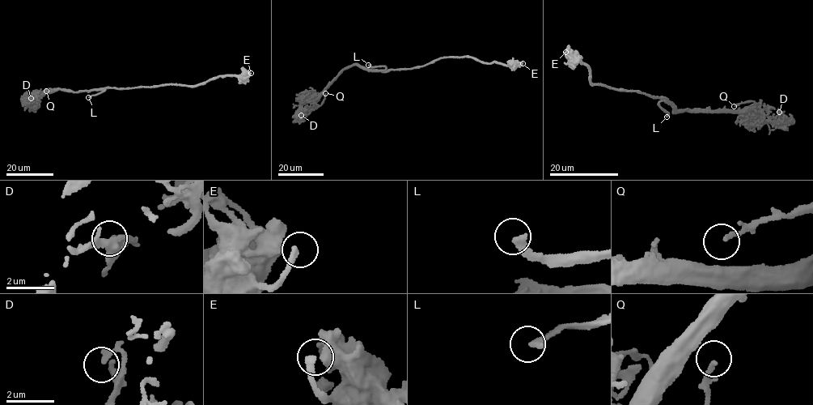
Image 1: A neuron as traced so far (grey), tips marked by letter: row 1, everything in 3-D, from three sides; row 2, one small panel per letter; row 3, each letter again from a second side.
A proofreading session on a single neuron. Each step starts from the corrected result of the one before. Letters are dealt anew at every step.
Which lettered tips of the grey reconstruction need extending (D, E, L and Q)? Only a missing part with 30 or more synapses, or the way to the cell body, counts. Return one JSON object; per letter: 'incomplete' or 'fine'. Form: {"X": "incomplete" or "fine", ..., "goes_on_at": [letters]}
{"D": "fine", "E": "fine", "L": "incomplete", "Q": "fine", "goes_on_at": ["L"]}

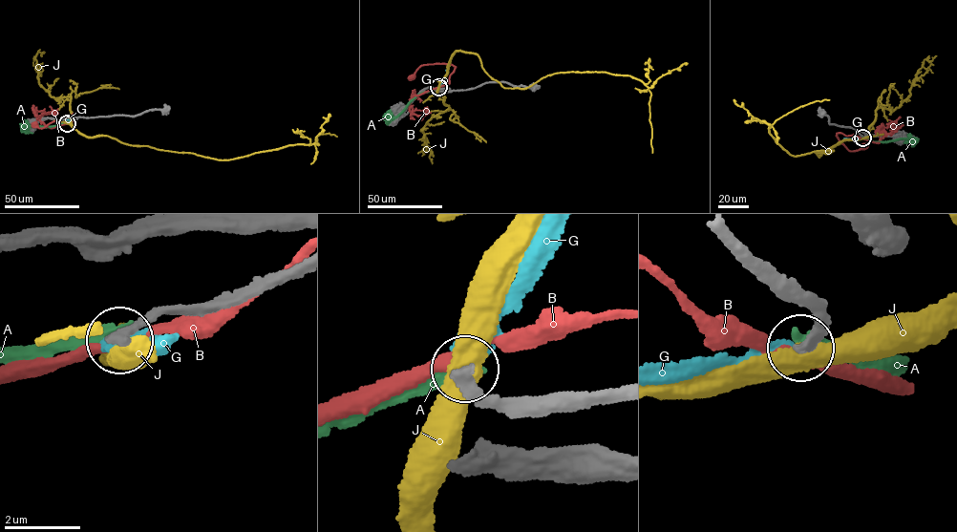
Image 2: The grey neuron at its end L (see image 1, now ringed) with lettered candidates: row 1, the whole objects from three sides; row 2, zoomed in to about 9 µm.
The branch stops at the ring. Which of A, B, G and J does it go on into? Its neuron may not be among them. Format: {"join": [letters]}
{"join": ["G"]}

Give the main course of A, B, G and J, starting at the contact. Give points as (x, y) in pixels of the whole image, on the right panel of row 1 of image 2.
A: (862, 138), (878, 142), (909, 138), (914, 143), (912, 145)
B: (861, 138), (855, 134), (838, 133), (836, 136), (850, 151), (864, 145)
G: (861, 138), (843, 138)
J: (862, 138), (815, 153), (828, 154), (833, 150), (794, 156), (768, 132), (800, 106), (829, 99)

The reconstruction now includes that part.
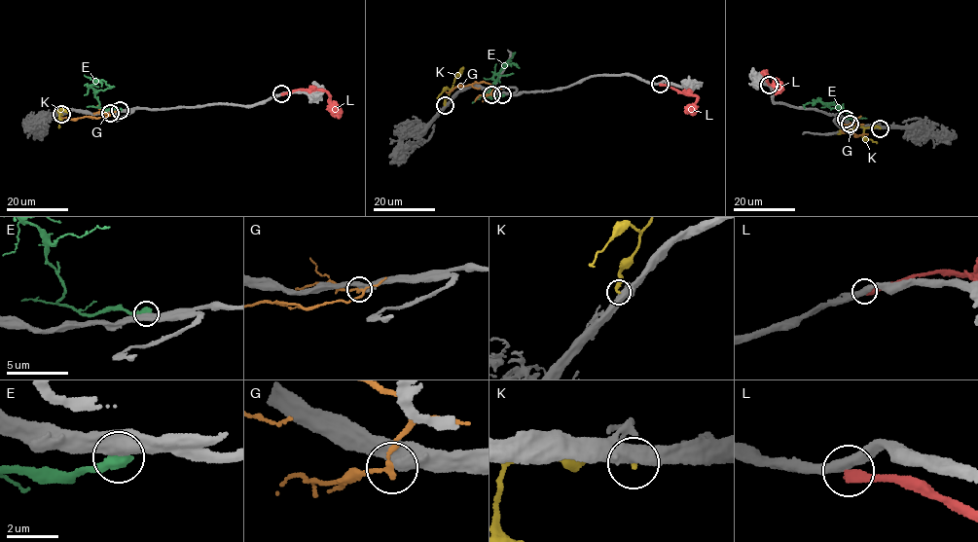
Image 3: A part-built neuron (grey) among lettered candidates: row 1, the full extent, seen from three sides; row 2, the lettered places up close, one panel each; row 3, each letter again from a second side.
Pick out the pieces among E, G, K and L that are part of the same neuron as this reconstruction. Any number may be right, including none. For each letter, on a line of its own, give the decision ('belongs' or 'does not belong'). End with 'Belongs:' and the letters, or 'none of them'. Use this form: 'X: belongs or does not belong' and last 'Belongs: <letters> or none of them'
E: does not belong
G: does not belong
K: does not belong
L: does not belong
Belongs: none of them

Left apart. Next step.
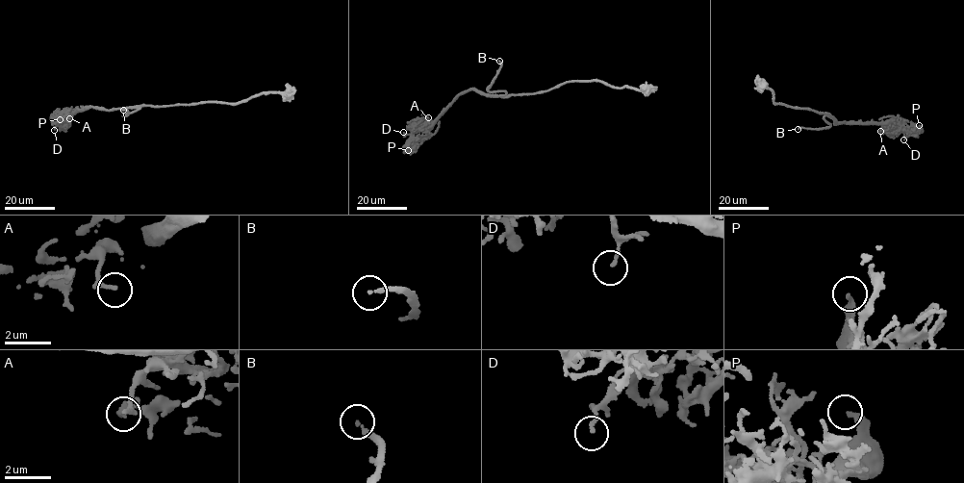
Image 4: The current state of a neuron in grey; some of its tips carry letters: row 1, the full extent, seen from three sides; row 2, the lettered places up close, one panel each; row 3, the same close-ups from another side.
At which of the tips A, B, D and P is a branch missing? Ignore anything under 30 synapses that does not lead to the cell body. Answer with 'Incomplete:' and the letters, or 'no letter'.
Incomplete: B

